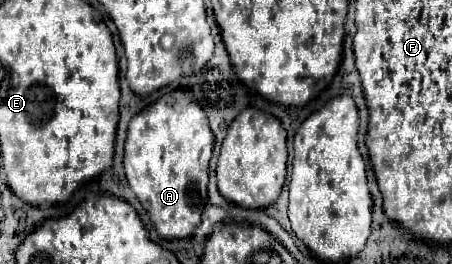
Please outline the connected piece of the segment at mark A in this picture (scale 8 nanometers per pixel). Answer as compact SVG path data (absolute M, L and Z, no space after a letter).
M175 90L161 96L131 120L123 160L125 176L161 238L191 238L201 222L201 212L207 204L211 154L213 132L203 108L193 100L189 90Z

